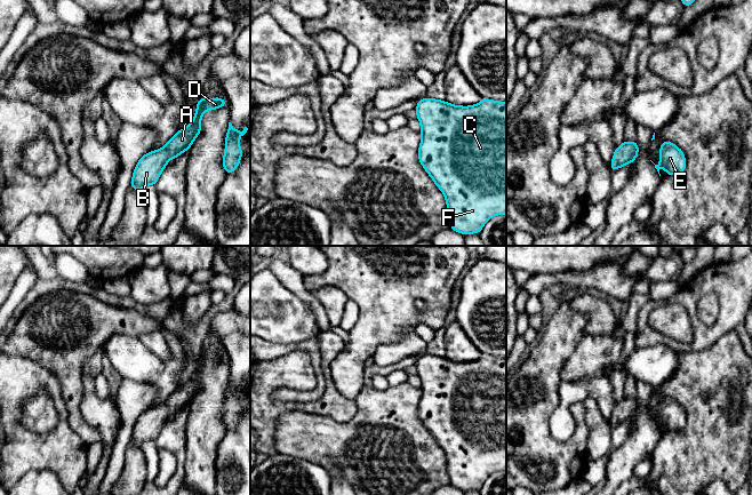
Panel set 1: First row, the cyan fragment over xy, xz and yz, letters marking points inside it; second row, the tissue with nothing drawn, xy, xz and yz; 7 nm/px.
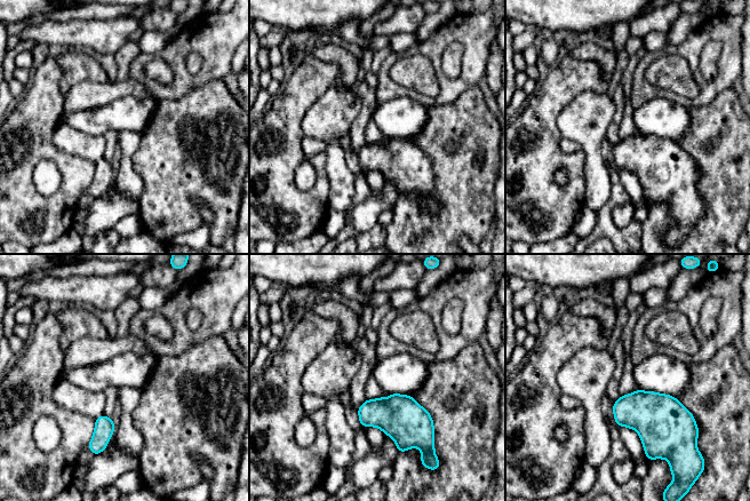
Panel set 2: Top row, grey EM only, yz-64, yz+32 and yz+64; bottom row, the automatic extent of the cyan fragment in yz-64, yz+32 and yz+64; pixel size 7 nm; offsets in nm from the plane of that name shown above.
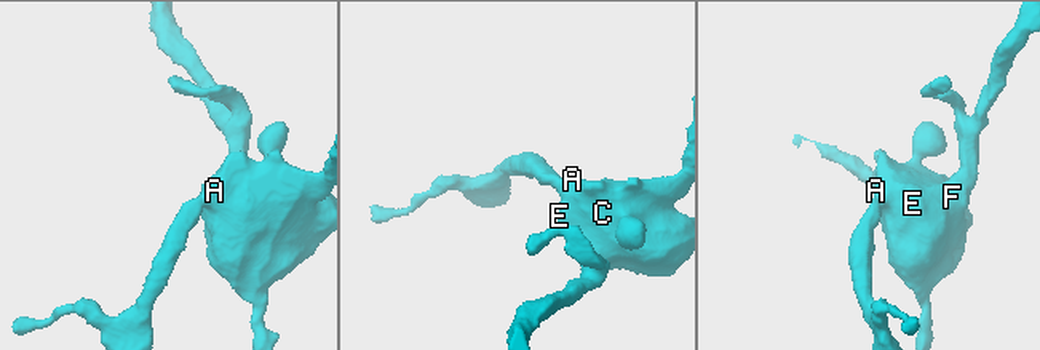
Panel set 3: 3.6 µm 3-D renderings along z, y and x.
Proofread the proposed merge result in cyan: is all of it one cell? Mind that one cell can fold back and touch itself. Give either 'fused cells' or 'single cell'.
single cell

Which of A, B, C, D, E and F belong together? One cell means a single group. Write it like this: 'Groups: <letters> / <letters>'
Groups: A B C D E F

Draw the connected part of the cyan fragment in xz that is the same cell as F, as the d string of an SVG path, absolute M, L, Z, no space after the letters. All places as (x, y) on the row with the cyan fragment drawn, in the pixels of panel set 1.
M426 97L424 99L417 99L417 103L415 111L416 117L421 122L422 136L421 144L418 146L418 161L446 198L450 229L464 235L480 233L489 218L496 215L506 214L506 102L482 98L478 104L461 106L449 104L446 101Z

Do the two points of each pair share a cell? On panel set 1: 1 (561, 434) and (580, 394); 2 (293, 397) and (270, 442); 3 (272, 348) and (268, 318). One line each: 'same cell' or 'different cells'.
1: same cell
2: different cells
3: different cells

